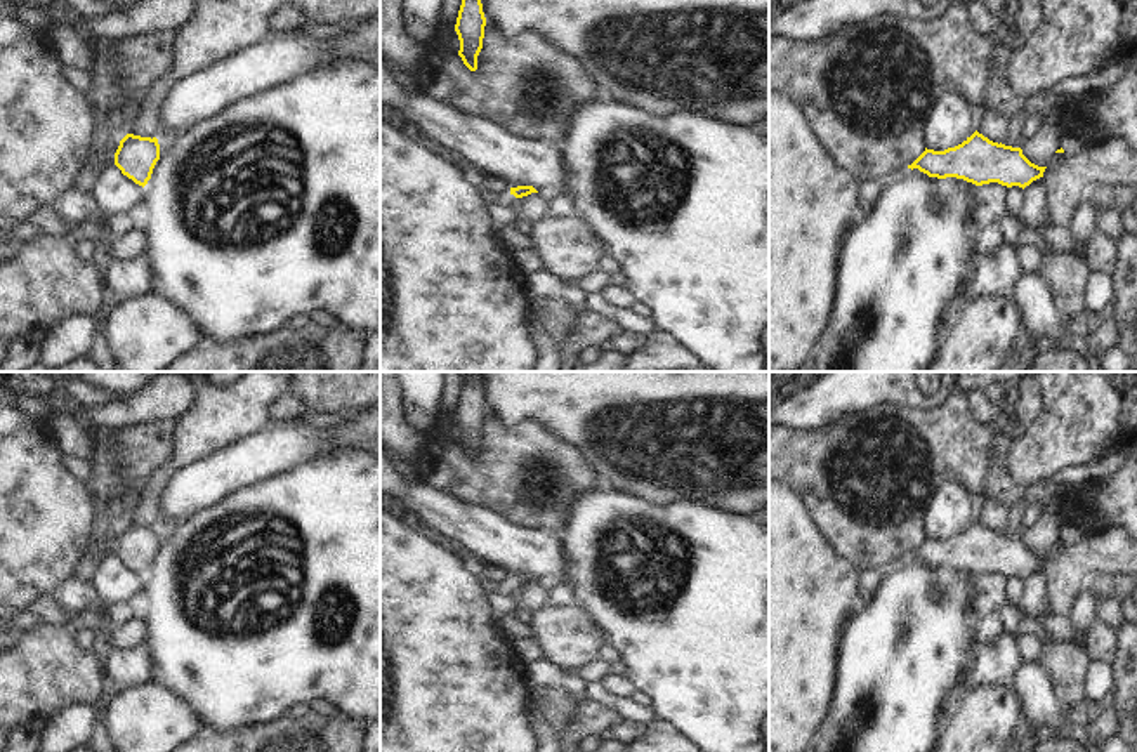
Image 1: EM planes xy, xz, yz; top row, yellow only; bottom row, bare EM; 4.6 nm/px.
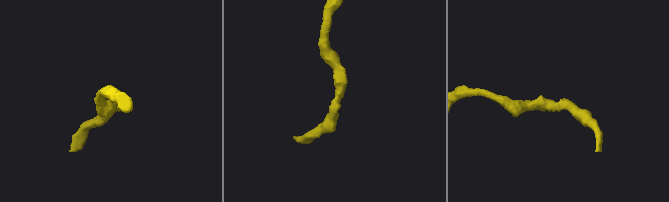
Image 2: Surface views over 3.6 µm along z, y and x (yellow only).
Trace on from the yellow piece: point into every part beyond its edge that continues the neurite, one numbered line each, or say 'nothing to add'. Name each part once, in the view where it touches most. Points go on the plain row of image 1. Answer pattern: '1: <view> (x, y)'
nothing to add

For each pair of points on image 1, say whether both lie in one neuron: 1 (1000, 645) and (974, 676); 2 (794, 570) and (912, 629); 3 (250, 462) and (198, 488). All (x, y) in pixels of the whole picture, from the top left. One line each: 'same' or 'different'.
1: same
2: different
3: same

